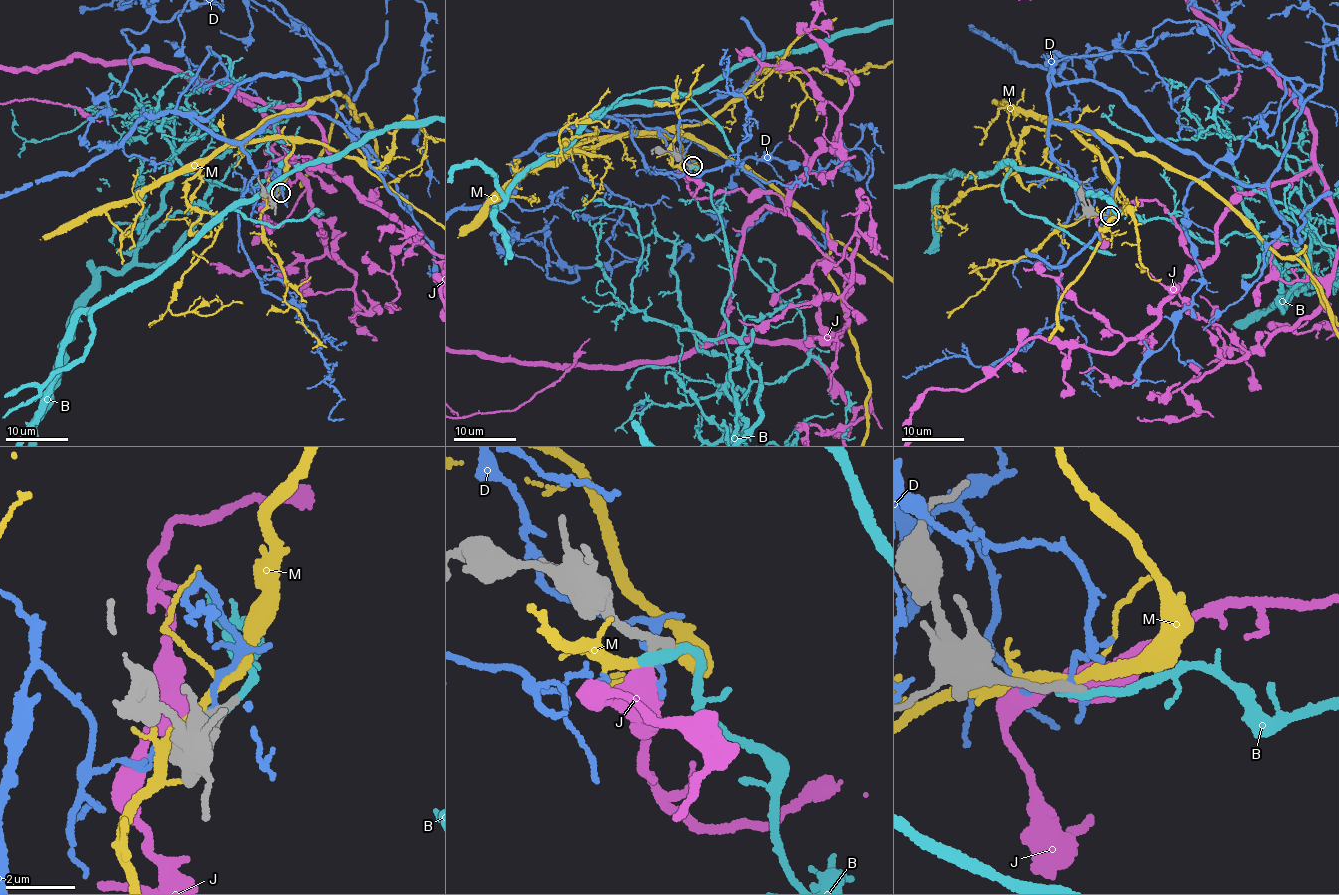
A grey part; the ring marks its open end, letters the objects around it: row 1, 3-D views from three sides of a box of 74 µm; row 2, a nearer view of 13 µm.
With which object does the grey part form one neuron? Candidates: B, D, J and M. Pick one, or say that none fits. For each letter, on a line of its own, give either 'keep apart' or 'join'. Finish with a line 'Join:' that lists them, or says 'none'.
B: keep apart
D: keep apart
J: keep apart
M: keep apart
Join: none

